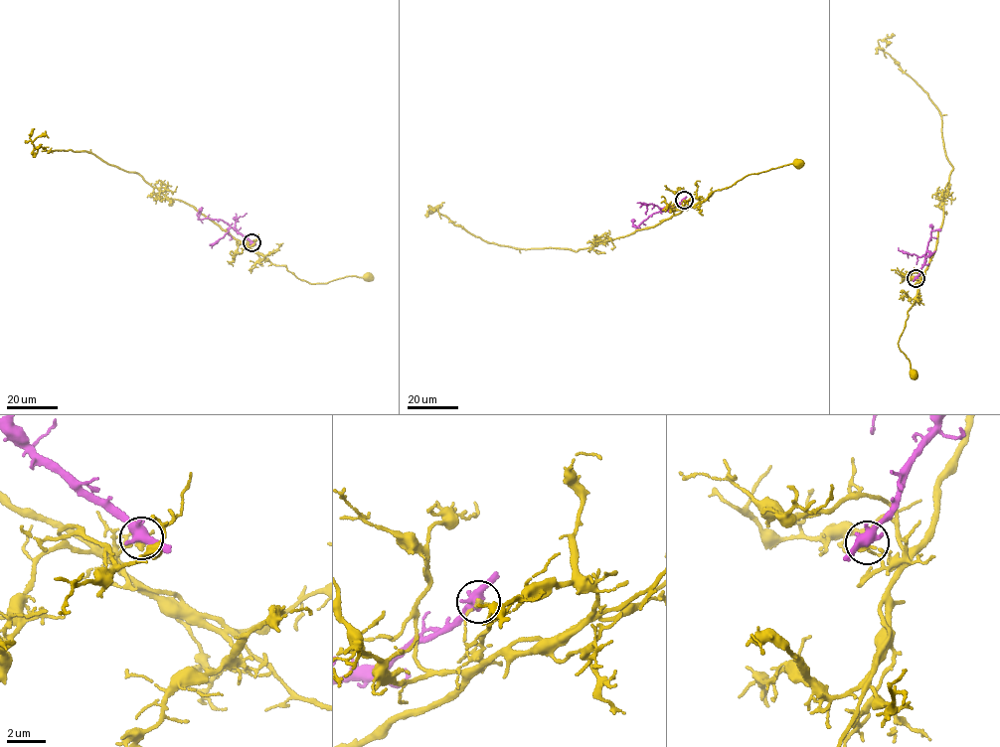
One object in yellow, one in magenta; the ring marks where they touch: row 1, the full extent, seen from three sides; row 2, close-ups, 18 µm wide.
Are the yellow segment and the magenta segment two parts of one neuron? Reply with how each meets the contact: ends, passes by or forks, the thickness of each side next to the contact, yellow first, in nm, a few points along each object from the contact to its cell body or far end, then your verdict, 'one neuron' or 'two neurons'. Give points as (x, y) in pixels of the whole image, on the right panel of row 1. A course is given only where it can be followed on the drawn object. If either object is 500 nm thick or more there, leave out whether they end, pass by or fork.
yellow ends there; magenta forks there; 300 nm thick on the yellow side, 400 nm on the other; yellow runs (916, 278), (919, 282), (917, 292), (898, 342), (914, 373); magenta runs (916, 278), (923, 265), (931, 224); two neurons

